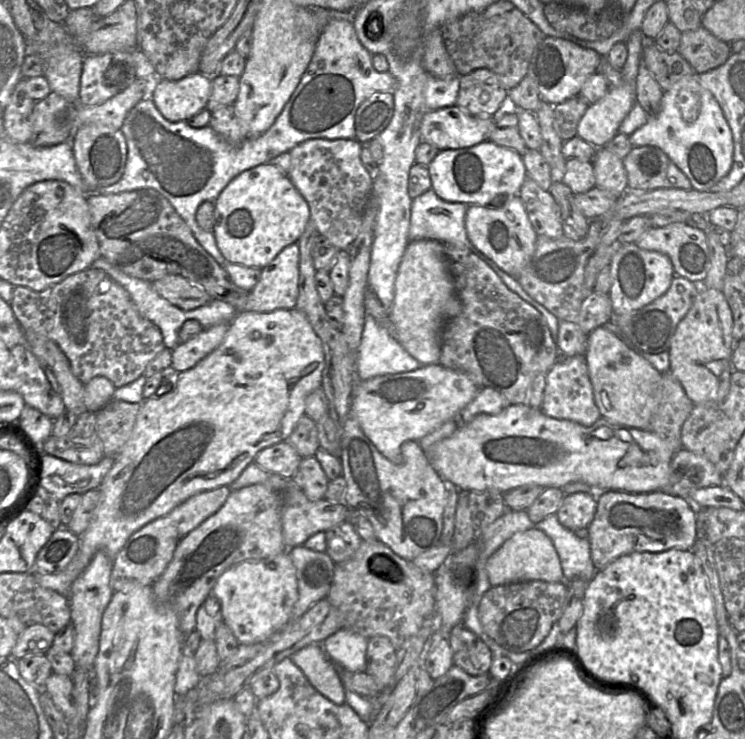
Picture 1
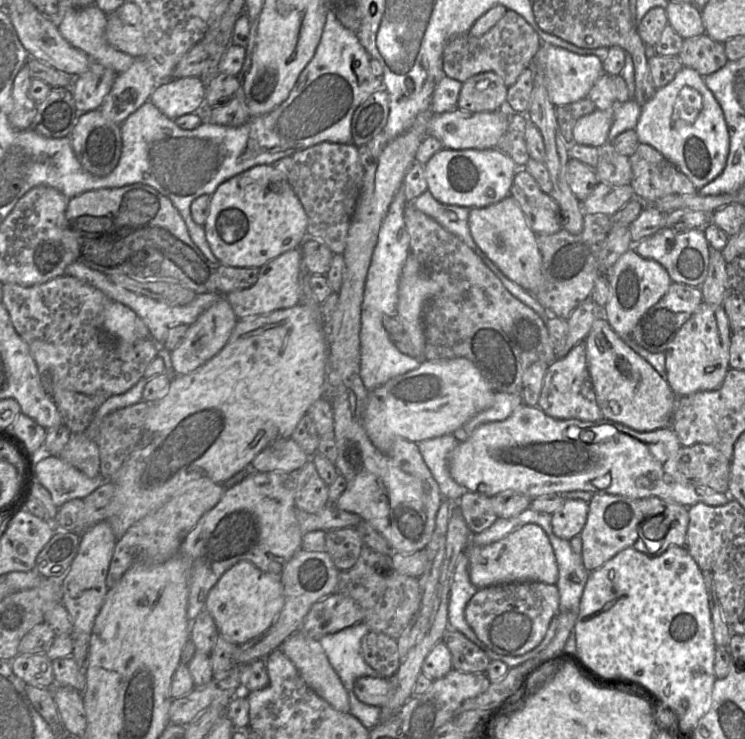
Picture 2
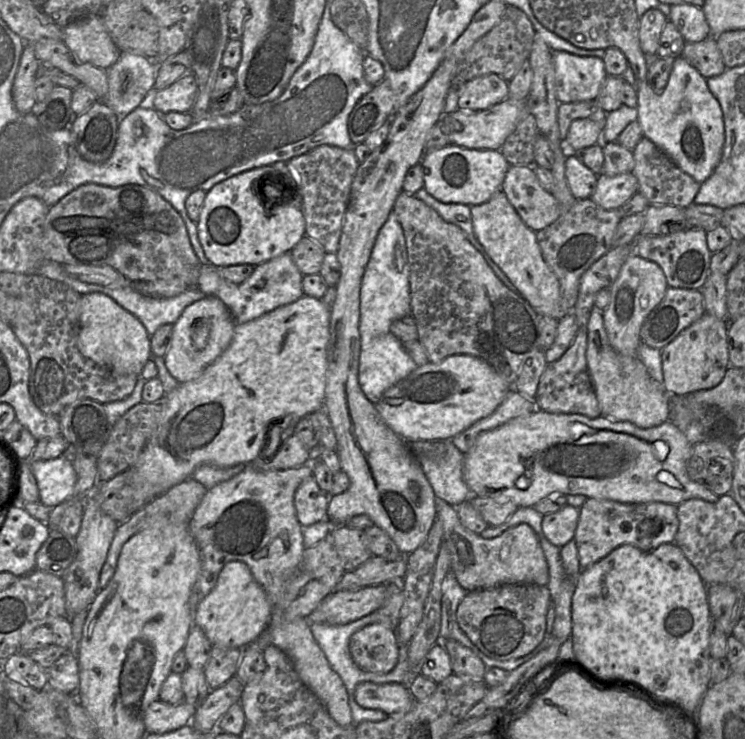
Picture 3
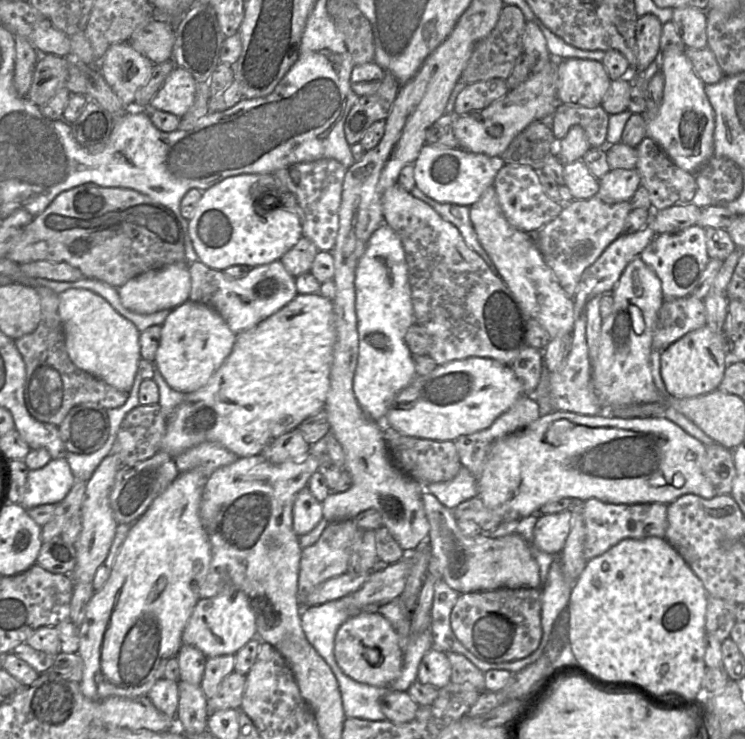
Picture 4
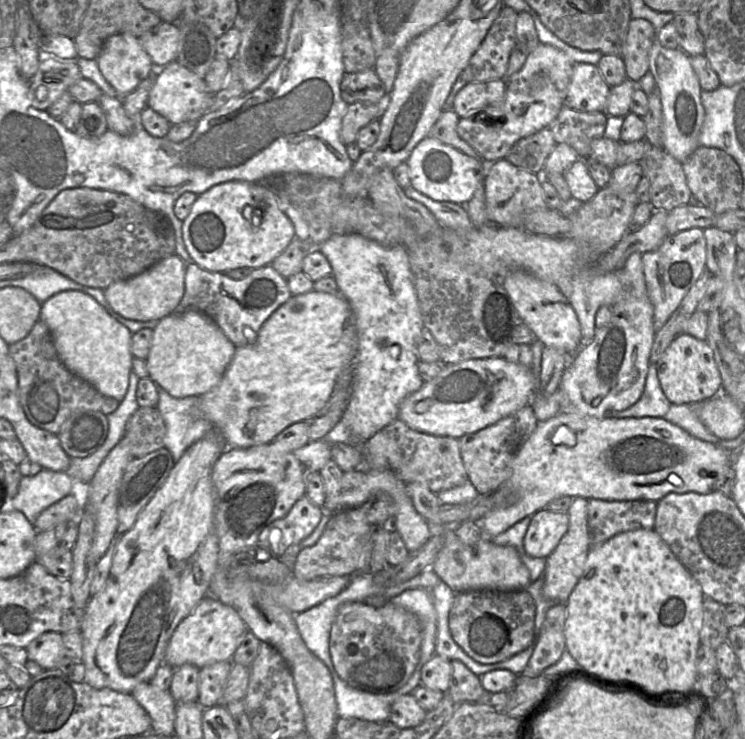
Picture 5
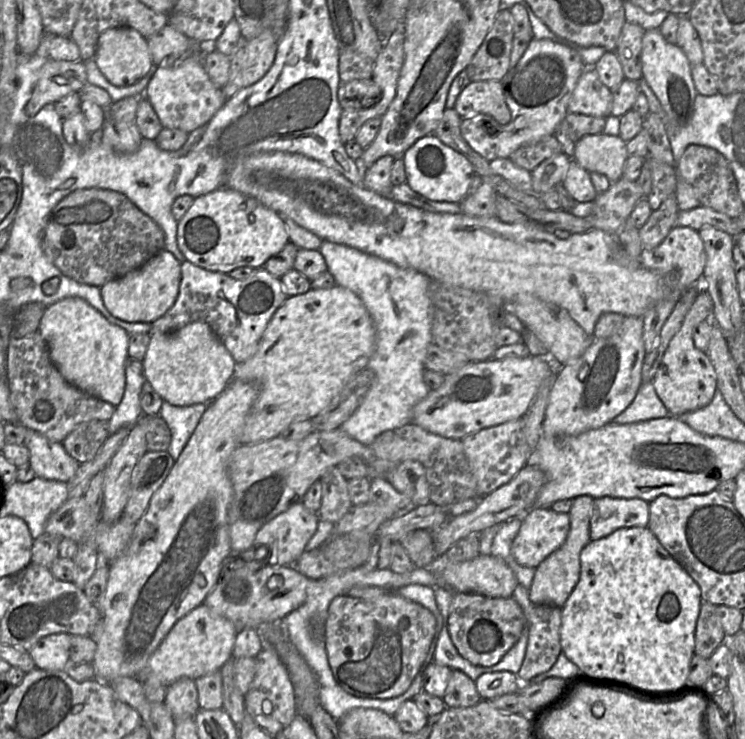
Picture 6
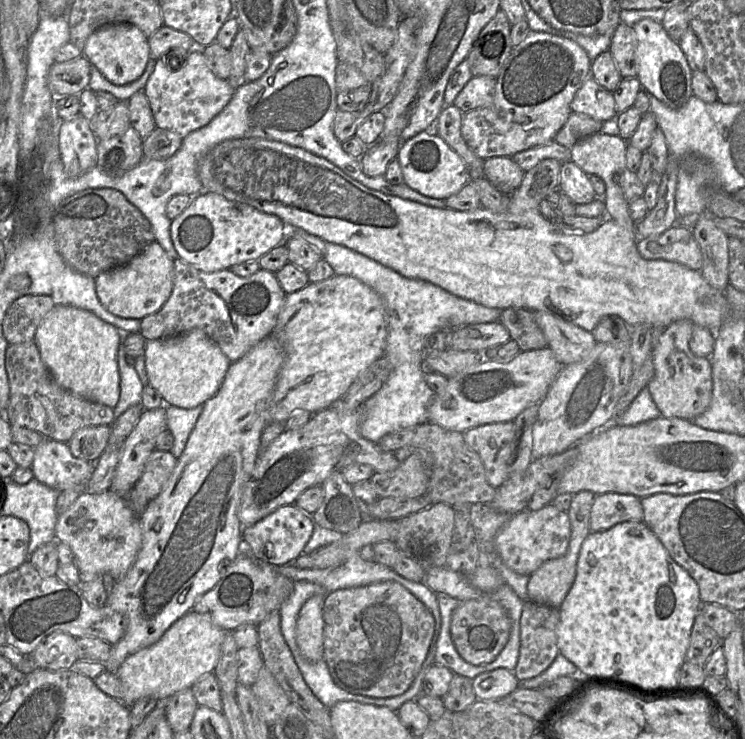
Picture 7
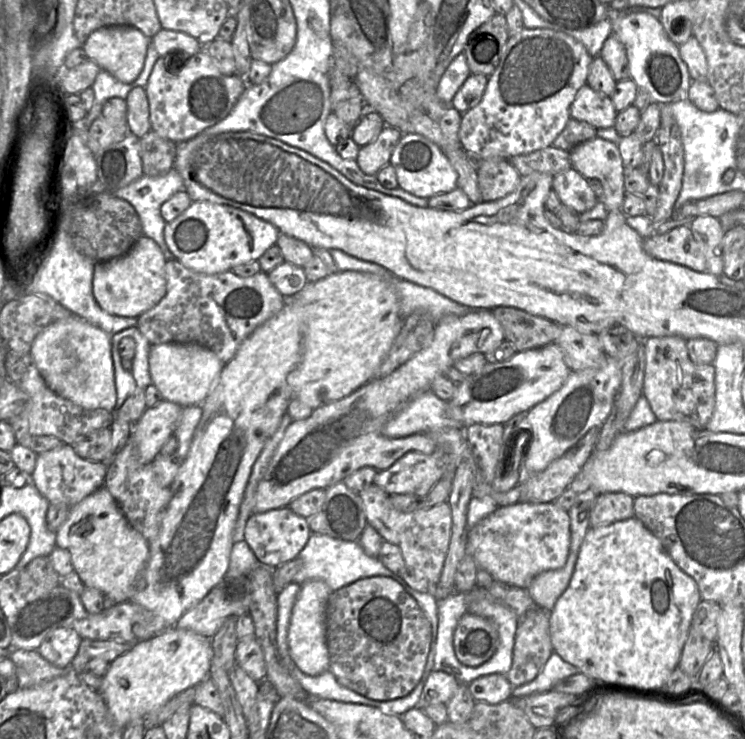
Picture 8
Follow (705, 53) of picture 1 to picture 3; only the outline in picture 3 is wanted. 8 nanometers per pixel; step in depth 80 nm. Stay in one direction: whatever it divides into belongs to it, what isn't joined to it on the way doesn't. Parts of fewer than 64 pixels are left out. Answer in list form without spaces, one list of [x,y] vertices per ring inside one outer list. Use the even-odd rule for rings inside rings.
[[[709,36],[700,42],[685,42],[681,54],[705,79],[718,76],[726,69],[715,38]]]

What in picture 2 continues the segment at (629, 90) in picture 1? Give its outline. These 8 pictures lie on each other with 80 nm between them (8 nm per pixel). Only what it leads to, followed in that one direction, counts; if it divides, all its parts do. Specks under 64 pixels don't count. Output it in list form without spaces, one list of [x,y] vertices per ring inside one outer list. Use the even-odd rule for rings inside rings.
[[[613,107],[580,117],[573,127],[573,142],[577,144],[600,147],[608,142],[608,133],[614,120]]]

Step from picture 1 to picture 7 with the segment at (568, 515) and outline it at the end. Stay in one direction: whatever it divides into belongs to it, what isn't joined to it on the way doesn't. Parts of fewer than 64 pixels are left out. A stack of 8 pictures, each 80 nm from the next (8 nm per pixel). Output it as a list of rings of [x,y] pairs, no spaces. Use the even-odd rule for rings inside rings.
[[[547,504],[538,510],[512,515],[495,536],[494,548],[507,568],[518,574],[531,575],[545,561],[564,555],[569,539],[570,521],[567,512]]]

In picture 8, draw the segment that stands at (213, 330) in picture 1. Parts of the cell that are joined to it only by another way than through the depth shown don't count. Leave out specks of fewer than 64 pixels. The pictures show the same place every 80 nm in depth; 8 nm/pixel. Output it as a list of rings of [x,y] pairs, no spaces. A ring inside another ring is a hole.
[[[163,343],[151,345],[150,348],[149,370],[152,384],[161,392],[164,400],[183,407],[203,403],[224,365],[213,351],[195,343]]]

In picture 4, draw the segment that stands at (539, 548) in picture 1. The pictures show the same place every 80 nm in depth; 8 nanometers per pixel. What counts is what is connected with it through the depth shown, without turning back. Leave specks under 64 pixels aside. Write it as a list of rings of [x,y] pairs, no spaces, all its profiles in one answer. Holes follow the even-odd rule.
[[[424,490],[422,502],[430,525],[426,540],[432,550],[428,567],[430,575],[444,580],[460,595],[500,588],[540,587],[538,564],[520,535],[509,534],[500,538],[489,538],[480,534],[473,538],[466,537],[460,531],[452,510],[442,505],[436,496]]]

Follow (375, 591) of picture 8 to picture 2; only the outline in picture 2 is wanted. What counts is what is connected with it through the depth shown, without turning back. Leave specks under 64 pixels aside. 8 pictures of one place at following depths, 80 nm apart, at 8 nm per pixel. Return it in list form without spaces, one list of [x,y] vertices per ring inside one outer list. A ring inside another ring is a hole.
[[[369,631],[361,640],[361,650],[365,662],[382,678],[391,679],[401,664],[398,640],[383,633]]]

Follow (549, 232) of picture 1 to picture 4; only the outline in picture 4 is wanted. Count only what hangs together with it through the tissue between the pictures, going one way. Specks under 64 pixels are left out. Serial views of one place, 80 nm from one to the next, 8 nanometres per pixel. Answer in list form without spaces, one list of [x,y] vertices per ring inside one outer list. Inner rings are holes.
[[[504,164],[497,172],[493,187],[507,221],[525,232],[533,232],[555,219],[564,204],[553,201],[544,192],[538,171],[528,165]]]

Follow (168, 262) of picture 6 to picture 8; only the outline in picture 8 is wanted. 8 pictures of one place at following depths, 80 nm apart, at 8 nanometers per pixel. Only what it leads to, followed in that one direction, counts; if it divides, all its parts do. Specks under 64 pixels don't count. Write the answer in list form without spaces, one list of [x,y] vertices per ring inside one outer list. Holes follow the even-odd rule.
[[[142,236],[126,254],[95,263],[92,291],[96,302],[108,314],[138,318],[156,306],[166,294],[166,261],[157,243]]]

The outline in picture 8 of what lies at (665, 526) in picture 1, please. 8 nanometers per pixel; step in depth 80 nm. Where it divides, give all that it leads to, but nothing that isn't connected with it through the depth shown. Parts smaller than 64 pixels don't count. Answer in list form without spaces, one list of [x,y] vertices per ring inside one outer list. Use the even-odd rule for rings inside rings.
[[[602,493],[596,497],[590,512],[589,526],[607,526],[634,517],[634,498],[625,493]]]

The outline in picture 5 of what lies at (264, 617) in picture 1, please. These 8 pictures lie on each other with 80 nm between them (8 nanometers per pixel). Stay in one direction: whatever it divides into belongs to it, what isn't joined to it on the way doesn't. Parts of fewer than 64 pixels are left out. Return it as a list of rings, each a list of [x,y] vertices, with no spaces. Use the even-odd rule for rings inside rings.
[[[206,596],[176,627],[167,644],[163,664],[175,669],[188,663],[201,669],[215,662],[231,660],[247,631],[245,623],[233,607],[215,597]]]

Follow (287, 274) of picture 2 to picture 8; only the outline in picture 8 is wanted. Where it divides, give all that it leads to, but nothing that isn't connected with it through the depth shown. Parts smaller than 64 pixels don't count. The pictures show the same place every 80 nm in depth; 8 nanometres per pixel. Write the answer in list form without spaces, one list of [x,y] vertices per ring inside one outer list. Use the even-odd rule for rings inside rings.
[[[167,260],[165,264],[167,291],[161,301],[137,318],[137,328],[151,345],[163,343],[195,343],[213,351],[224,363],[236,354],[241,343],[259,326],[276,315],[284,307],[287,298],[280,294],[268,278],[260,271],[248,278],[241,278],[232,270],[207,275],[186,268],[178,260]]]

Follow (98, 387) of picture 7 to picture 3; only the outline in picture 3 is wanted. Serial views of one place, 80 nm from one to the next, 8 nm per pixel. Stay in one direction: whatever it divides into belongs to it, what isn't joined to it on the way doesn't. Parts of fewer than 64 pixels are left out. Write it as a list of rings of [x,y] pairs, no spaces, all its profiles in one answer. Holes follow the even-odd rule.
[[[93,292],[81,296],[77,348],[84,357],[117,375],[140,376],[147,361],[152,359],[150,337],[135,315],[107,295]]]

